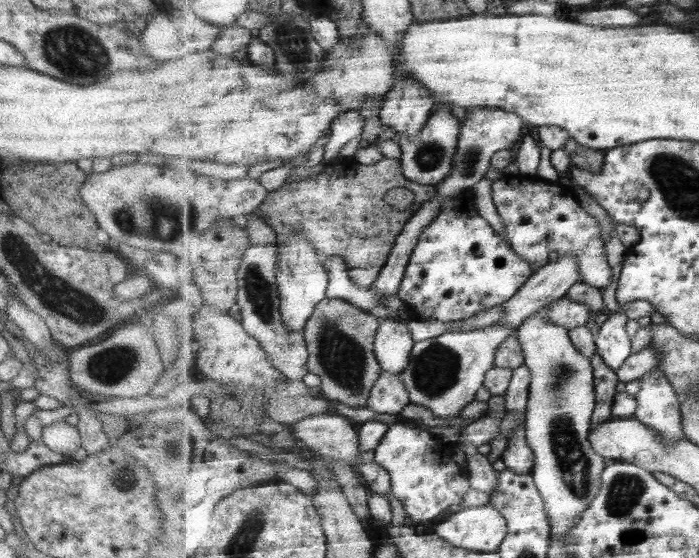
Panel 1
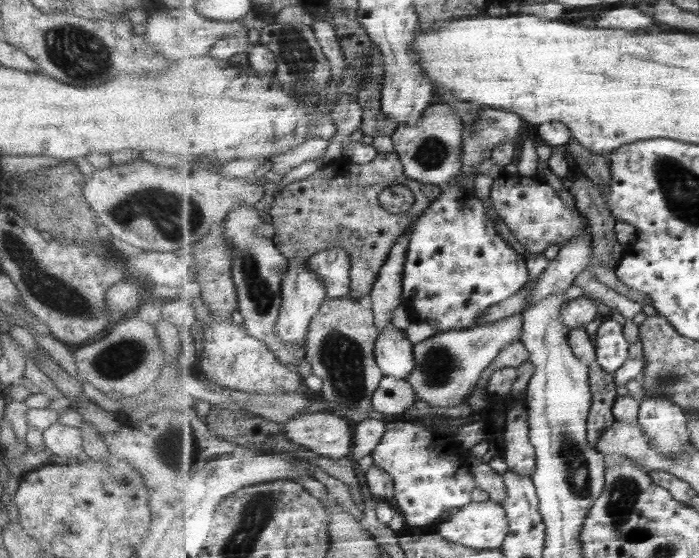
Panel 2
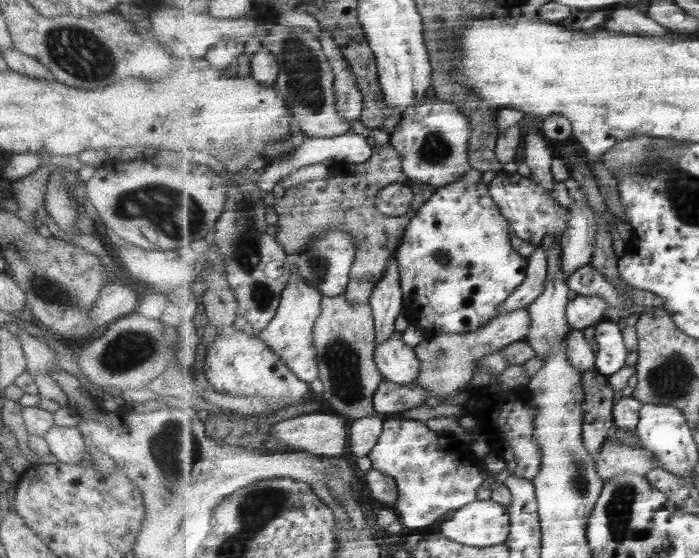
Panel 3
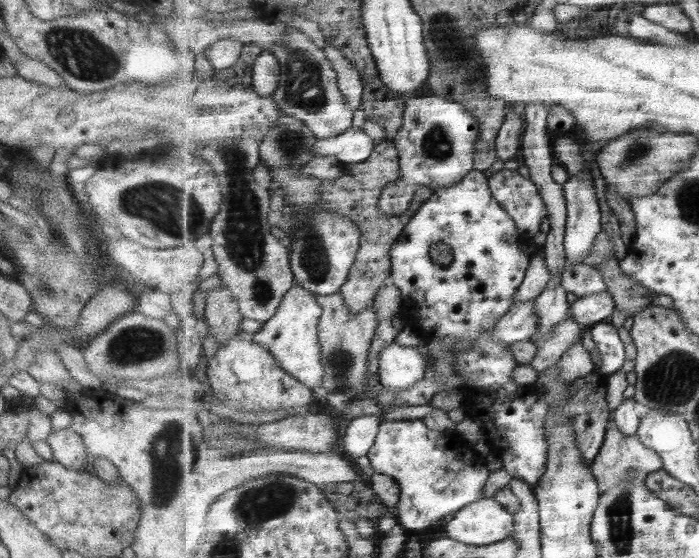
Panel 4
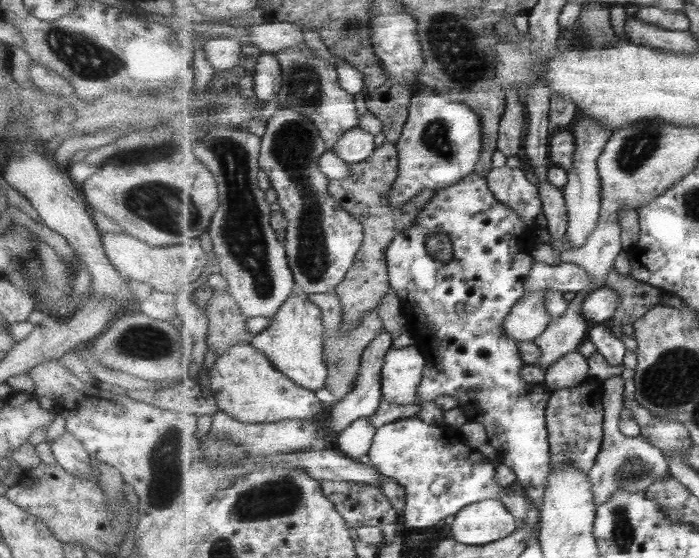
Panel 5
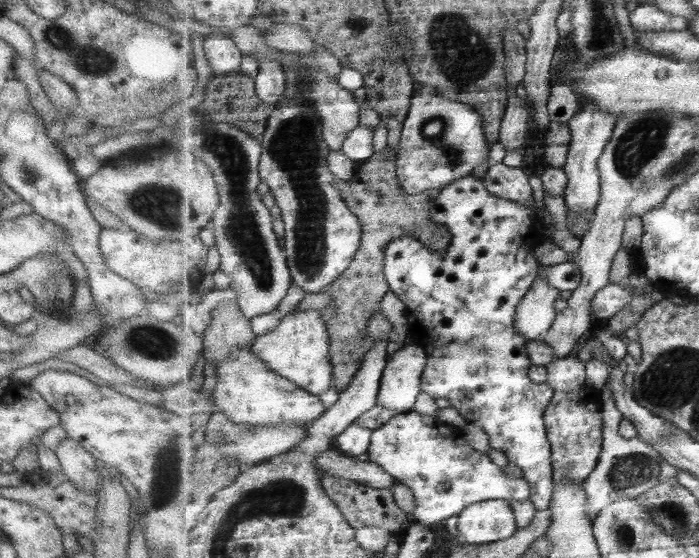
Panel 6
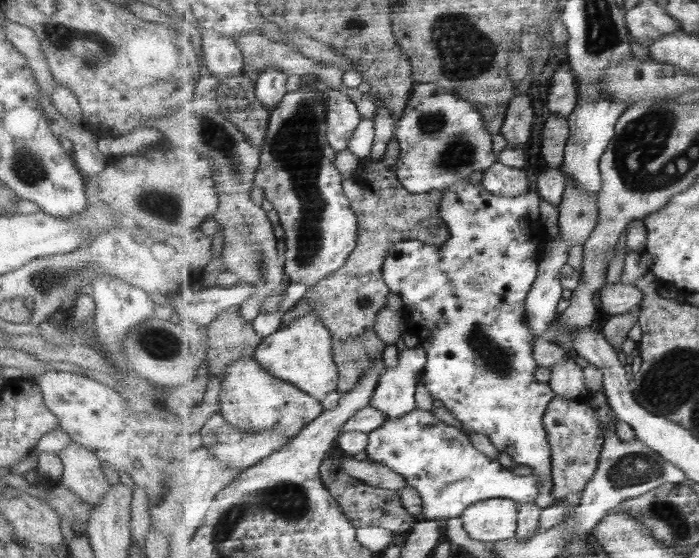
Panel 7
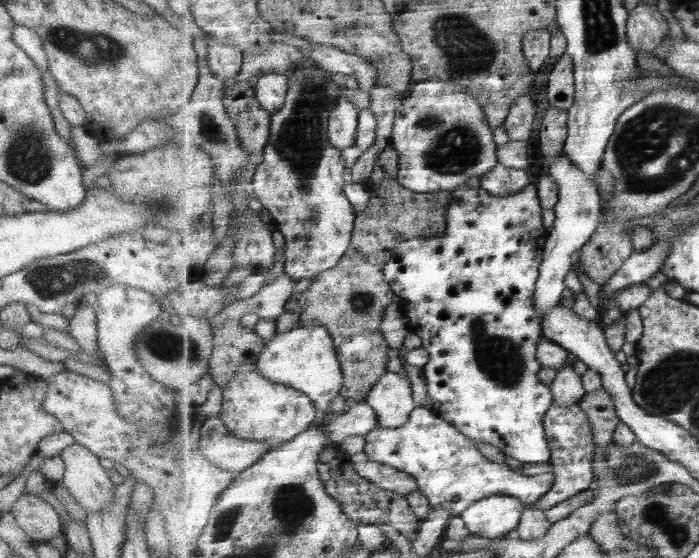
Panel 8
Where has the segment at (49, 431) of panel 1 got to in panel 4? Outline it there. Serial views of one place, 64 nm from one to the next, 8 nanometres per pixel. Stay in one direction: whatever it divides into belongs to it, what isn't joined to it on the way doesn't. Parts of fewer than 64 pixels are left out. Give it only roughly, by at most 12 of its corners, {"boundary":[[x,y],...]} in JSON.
{"boundary":[[68,428],[47,435],[55,462],[89,469],[86,448]]}

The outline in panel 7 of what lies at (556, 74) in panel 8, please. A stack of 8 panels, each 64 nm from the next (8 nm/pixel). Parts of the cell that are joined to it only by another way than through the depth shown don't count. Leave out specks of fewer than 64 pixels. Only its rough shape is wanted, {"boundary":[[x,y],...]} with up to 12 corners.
{"boundary":[[570,65],[554,73],[547,94],[550,113],[567,117],[578,103]]}

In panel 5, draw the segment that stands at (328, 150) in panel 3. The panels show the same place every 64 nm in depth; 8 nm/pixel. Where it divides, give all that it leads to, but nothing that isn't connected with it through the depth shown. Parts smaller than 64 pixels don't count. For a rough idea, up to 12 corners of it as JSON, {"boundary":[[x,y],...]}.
{"boundary":[[355,127],[328,150],[348,165],[365,162],[376,136]]}

